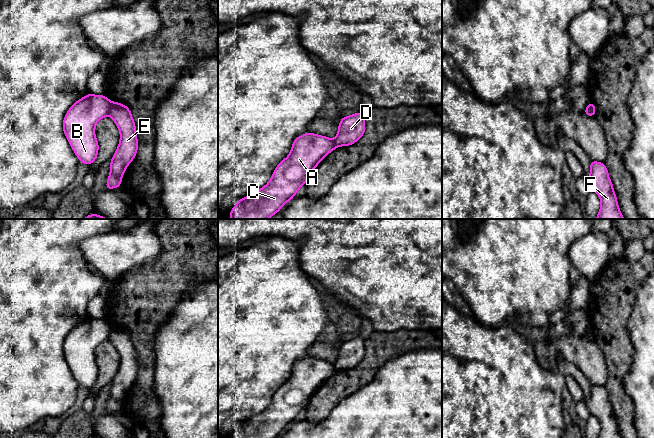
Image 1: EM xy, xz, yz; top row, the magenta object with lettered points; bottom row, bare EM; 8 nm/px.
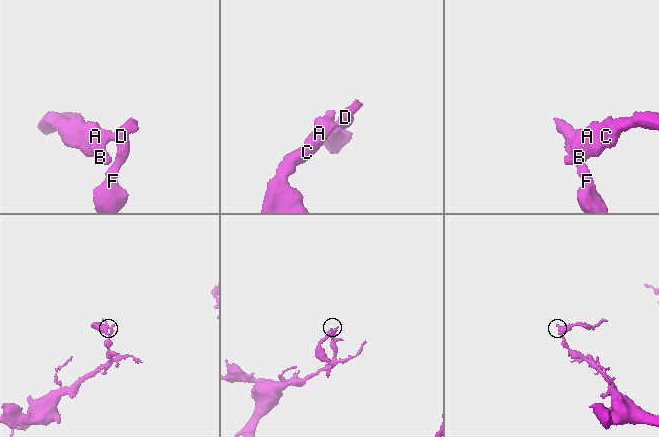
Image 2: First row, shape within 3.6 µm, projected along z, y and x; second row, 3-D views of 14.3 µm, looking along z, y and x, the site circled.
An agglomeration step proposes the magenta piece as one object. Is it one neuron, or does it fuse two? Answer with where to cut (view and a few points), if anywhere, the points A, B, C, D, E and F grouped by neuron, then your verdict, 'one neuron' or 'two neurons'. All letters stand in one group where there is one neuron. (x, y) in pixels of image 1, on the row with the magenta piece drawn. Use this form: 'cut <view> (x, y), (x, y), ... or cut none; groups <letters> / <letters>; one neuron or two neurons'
cut xy (111, 102), (108, 114); groups A B C / D E F; two neurons

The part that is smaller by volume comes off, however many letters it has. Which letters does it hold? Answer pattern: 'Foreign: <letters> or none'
Foreign: A, B, C

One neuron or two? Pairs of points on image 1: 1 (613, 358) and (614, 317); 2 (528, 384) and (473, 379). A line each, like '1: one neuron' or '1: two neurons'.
1: one neuron
2: one neuron

